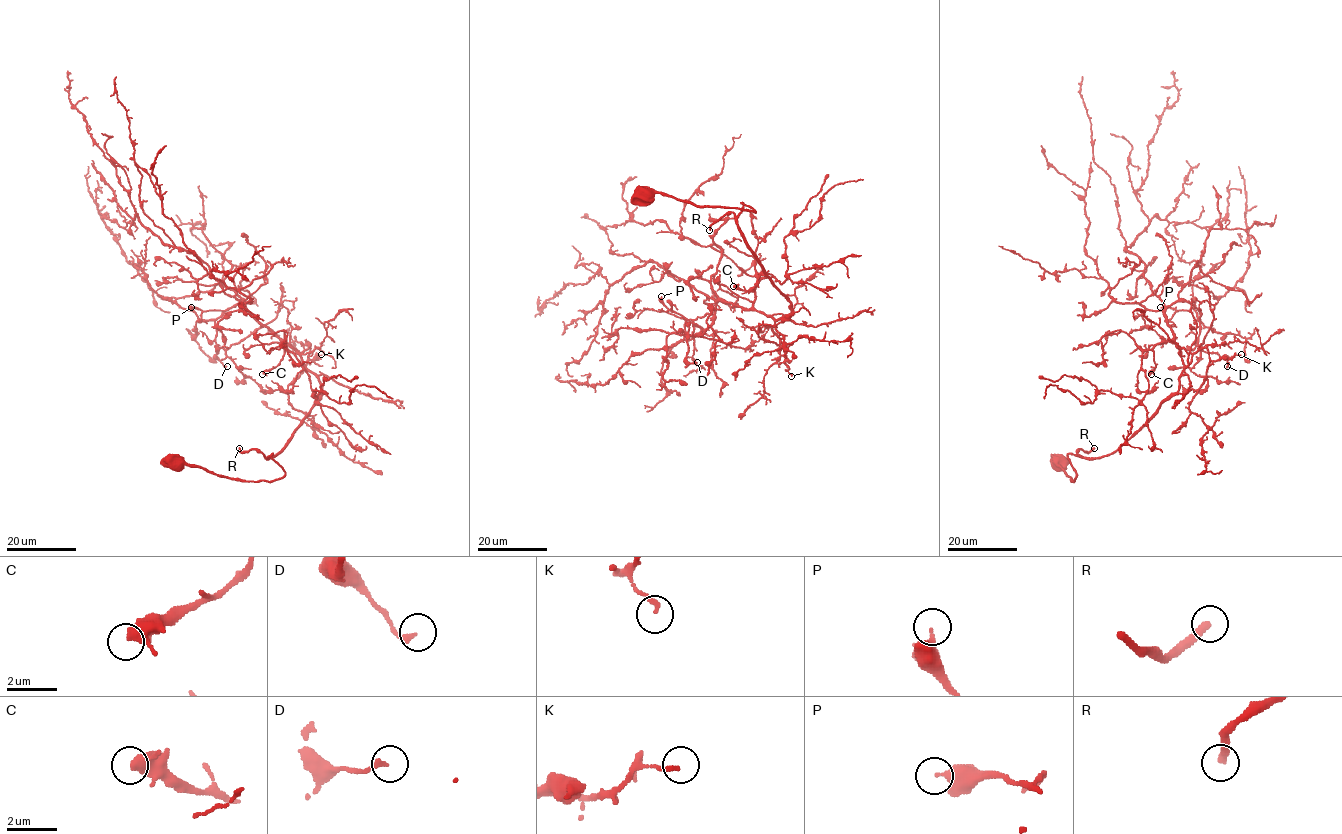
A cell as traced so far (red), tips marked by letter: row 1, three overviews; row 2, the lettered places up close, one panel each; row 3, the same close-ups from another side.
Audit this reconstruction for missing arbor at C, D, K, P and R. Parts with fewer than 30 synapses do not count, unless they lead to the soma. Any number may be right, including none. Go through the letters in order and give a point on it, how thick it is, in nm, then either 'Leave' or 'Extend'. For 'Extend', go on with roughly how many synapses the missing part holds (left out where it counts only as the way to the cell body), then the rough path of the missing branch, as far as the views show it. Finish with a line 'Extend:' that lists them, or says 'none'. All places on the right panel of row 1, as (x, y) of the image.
C: Place: (1151, 374). Thickness 360 nm. Leave
D: Place: (1227, 366). Thickness 180 nm. Leave
K: Place: (1241, 354). Thickness 160 nm. Leave
P: Place: (1160, 307). Thickness 400 nm. Leave
R: Place: (1094, 448). Thickness 320 nm. Extend. Roughly 550 synapses. Course of what is missing: (1094, 448), (1153, 451), (1187, 421), (1151, 388), (1153, 343), (1191, 313), (1164, 278), (1168, 257), (1157, 231)
Extend: R

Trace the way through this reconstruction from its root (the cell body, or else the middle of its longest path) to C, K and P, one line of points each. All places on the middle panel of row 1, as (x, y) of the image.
C: (646, 194), (756, 211), (742, 203), (738, 231), (791, 314), (766, 316), (753, 306), (755, 288), (733, 286)
K: (646, 194), (756, 211), (742, 203), (737, 228), (790, 303), (791, 314), (779, 318), (771, 329), (791, 376)
P: (646, 194), (756, 211), (742, 203), (738, 231), (791, 314), (776, 319), (718, 300), (701, 329), (661, 296)

